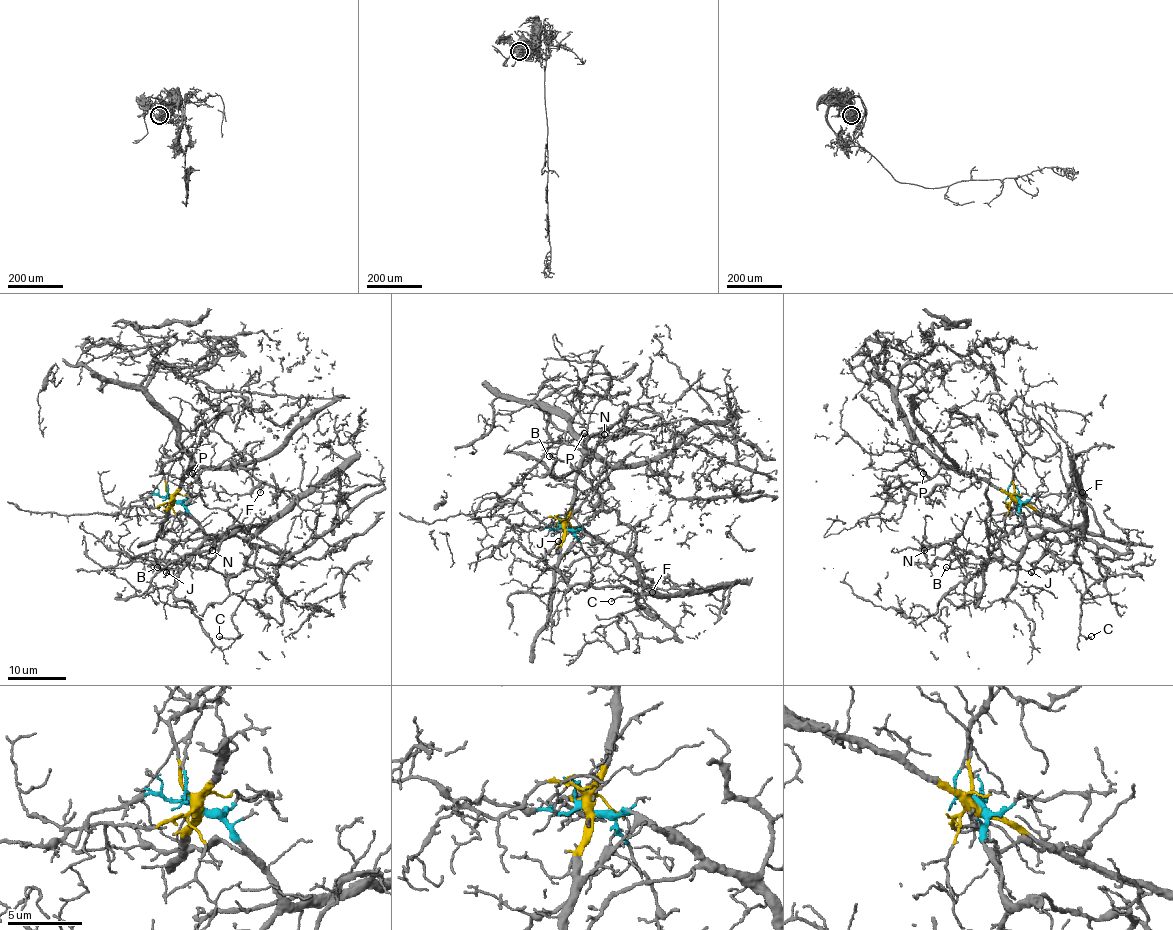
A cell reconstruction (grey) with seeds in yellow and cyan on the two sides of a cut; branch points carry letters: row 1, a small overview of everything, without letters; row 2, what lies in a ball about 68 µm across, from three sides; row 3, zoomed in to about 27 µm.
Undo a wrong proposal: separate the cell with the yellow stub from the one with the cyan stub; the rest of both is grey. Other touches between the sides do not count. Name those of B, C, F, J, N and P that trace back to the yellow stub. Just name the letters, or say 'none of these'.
P

